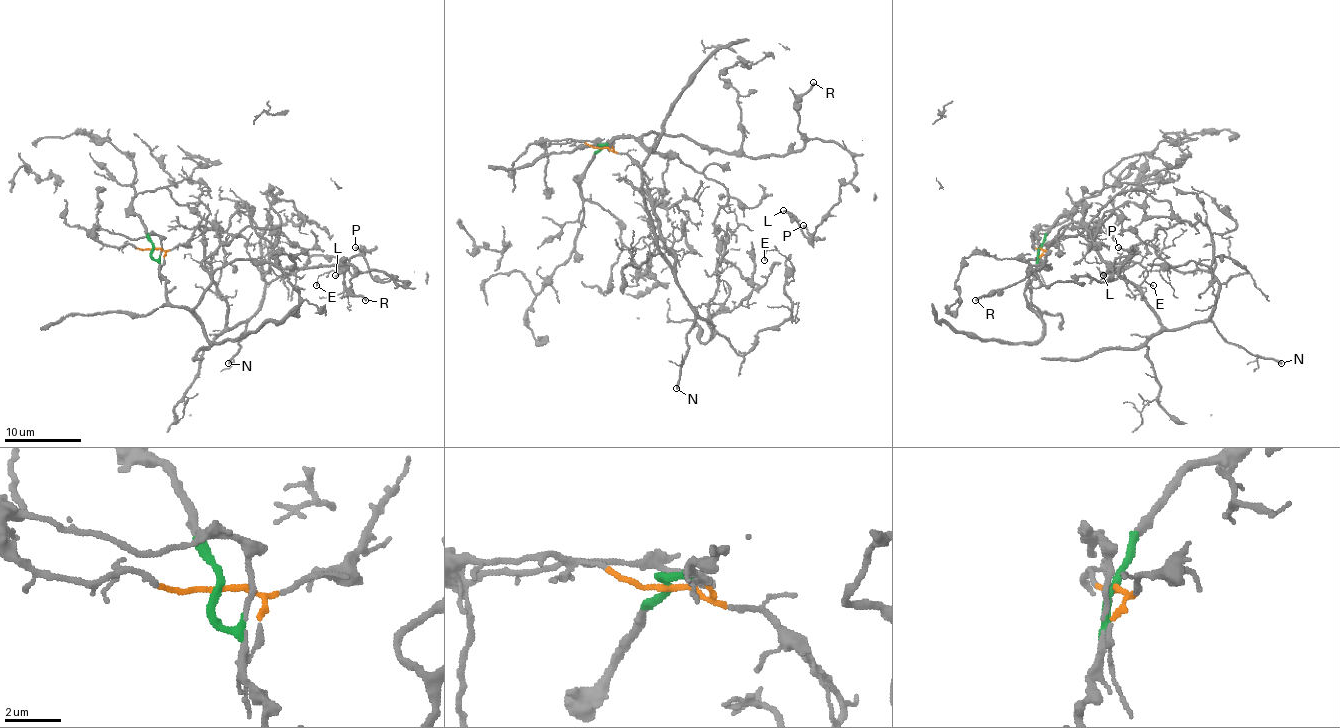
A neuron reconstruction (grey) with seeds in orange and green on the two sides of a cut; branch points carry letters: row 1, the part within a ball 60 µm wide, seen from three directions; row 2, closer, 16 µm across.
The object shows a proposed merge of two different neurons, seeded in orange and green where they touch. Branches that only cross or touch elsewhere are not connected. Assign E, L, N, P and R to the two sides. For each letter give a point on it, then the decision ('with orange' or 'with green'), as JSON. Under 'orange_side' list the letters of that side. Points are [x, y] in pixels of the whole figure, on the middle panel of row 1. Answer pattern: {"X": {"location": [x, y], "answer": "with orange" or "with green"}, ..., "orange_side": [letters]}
{"E": {"location": [764, 260], "answer": "with orange"}, "L": {"location": [783, 210], "answer": "with green"}, "N": {"location": [676, 388], "answer": "with orange"}, "P": {"location": [803, 225], "answer": "with green"}, "R": {"location": [813, 82], "answer": "with green"}, "orange_side": ["E", "N"]}

